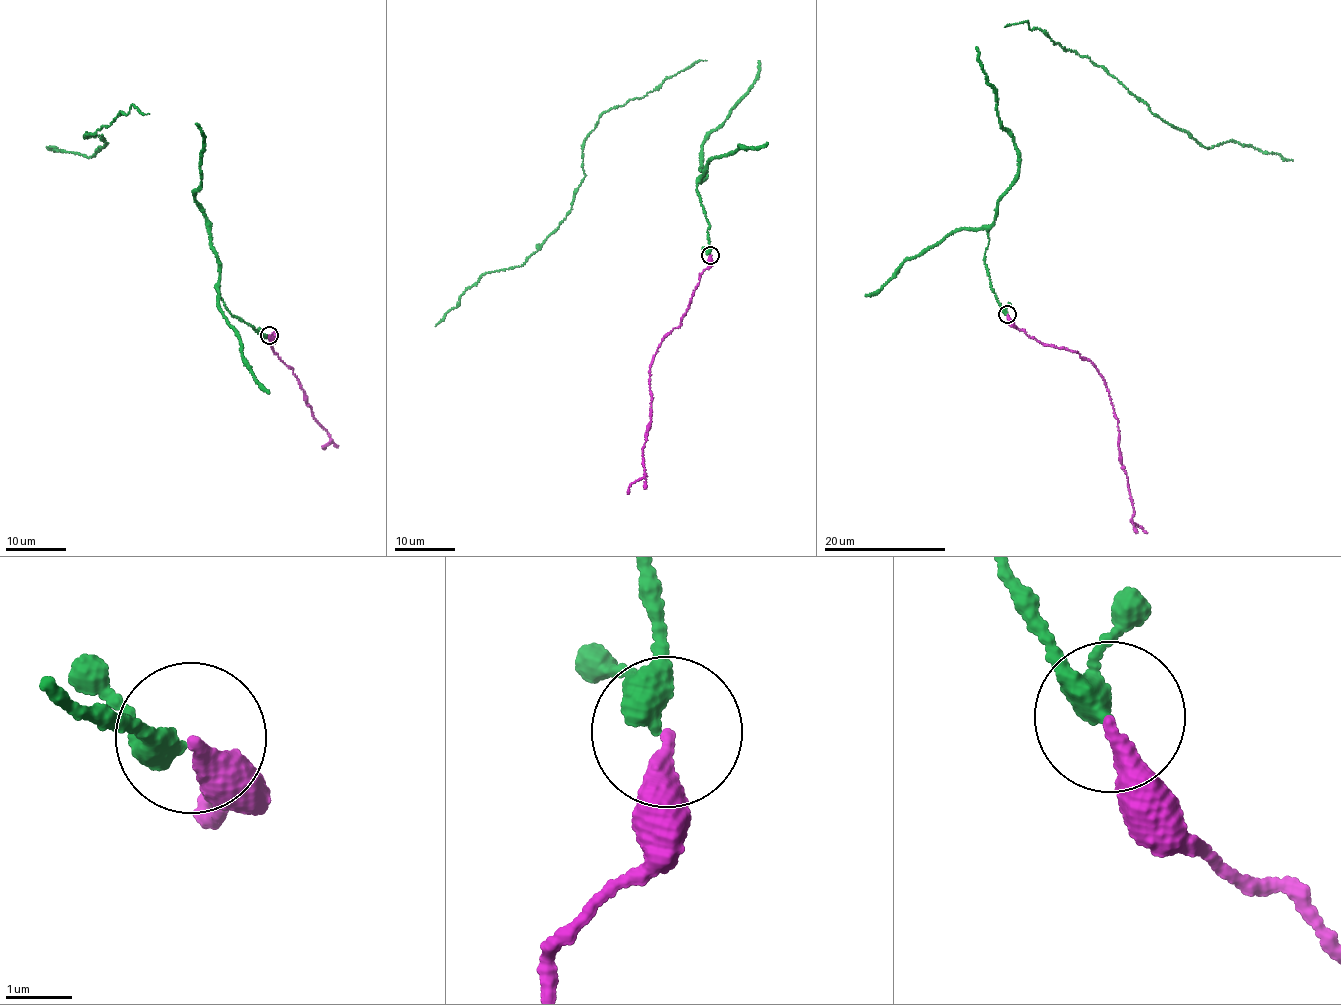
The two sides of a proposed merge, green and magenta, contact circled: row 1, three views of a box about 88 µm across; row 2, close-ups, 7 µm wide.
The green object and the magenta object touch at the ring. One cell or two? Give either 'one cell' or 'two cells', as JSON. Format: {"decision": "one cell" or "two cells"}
{"decision": "one cell"}

